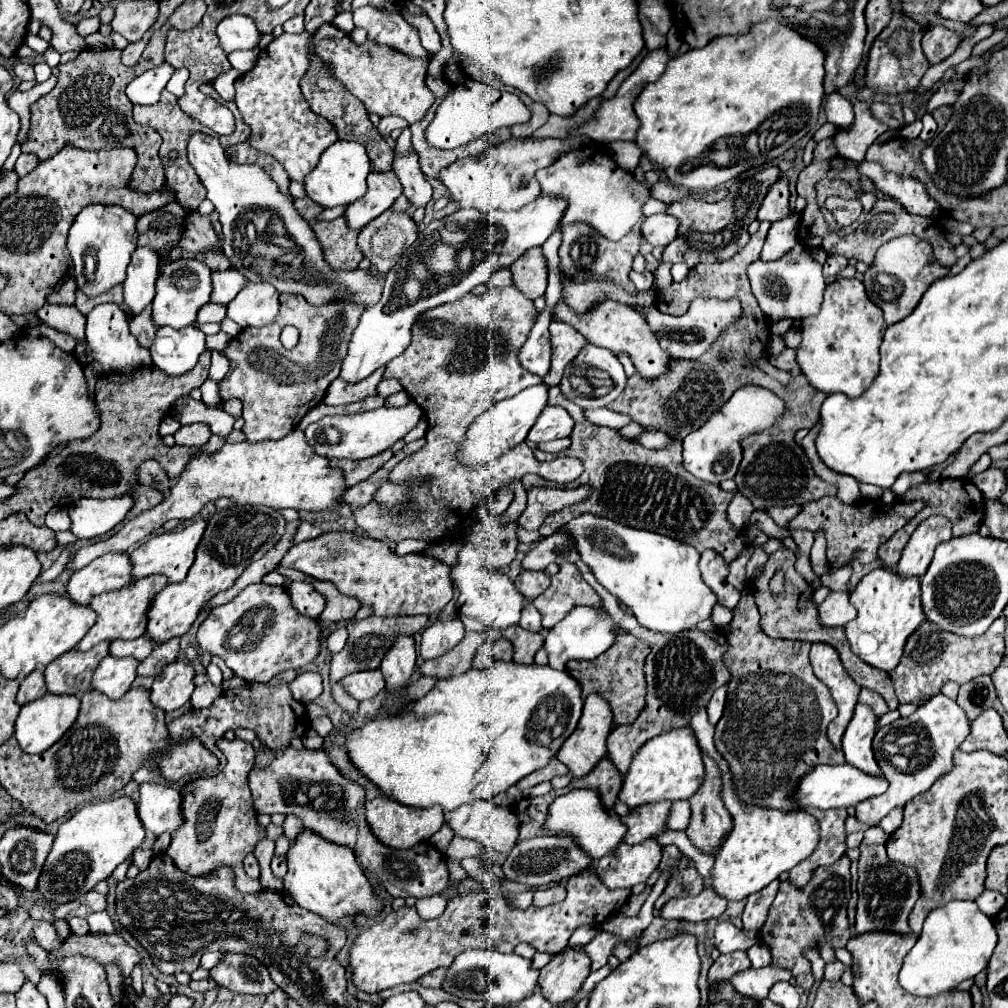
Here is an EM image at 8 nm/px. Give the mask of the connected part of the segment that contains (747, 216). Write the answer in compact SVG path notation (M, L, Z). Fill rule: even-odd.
M756 167L754 175L746 175L742 179L736 179L728 187L728 195L722 201L708 203L704 199L696 199L692 195L674 201L668 205L666 213L676 217L680 221L678 237L672 241L662 255L662 261L668 263L686 263L688 267L696 267L700 261L724 261L730 259L734 253L738 253L750 239L748 235L748 223L756 219L758 207L762 199L766 197L766 191L770 185L780 177L778 167Z

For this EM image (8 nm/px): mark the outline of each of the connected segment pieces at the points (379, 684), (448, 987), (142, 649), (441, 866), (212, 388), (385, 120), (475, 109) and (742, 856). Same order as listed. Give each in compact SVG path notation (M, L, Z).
M376 669L376 671L352 673L352 675L348 675L348 677L342 679L342 685L346 687L346 691L348 691L356 701L372 699L372 697L376 697L380 691L384 691L384 687L386 687L380 669Z
M468 949L454 957L452 965L446 969L446 979L442 981L442 989L460 999L480 999L490 1005L506 1005L516 1003L524 995L536 989L536 981L540 971L530 967L532 961L516 955L516 953L500 953L494 949Z
M140 637L140 639L132 639L132 641L114 641L110 645L110 653L112 657L134 657L138 661L146 659L150 655L150 651L154 649L154 643L148 637Z
M286 747L272 753L274 761L264 769L254 767L248 777L248 783L252 781L252 799L256 813L296 815L302 819L306 831L312 831L330 843L350 847L358 857L362 869L372 877L380 879L384 889L392 897L420 899L440 895L444 891L448 881L446 857L432 845L426 845L426 851L400 851L382 845L370 833L364 817L364 789L344 779L338 769L328 761L324 749L298 751L294 747Z
M206 381L202 387L200 387L200 391L202 391L202 401L208 405L208 407L220 407L220 403L222 403L222 399L220 399L220 395L218 395L218 383L216 381Z
M390 115L390 117L382 117L382 119L380 119L378 131L380 131L380 135L388 135L392 129L404 129L406 125L408 125L408 123L406 123L402 117Z
M466 81L466 85L454 87L452 93L442 101L434 121L426 131L426 139L436 149L456 149L488 131L526 123L528 119L530 119L530 111L520 101L518 95L508 91L496 91L480 81Z
M698 709L696 717L692 717L692 721L690 721L690 727L694 729L700 747L718 763L718 767L722 771L722 779L724 779L722 799L724 799L724 805L728 807L728 811L734 819L734 827L728 835L728 839L724 841L724 845L716 853L716 863L710 871L708 887L712 887L712 891L716 895L724 897L726 901L742 901L748 895L762 891L770 881L778 879L780 873L790 871L794 865L804 861L818 845L820 825L806 811L804 813L802 811L784 813L784 811L758 809L758 807L750 809L750 807L742 805L738 795L734 793L734 787L732 787L730 767L714 747L714 727L708 721L706 709Z

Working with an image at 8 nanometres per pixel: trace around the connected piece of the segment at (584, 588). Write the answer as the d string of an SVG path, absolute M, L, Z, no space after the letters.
M562 563L560 571L552 577L552 585L532 603L542 615L544 629L552 629L578 605L586 605L586 607L600 605L602 607L602 599L582 579L580 571L572 563Z

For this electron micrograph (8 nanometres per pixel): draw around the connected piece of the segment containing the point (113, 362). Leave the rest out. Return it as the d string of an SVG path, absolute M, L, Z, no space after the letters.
M116 303L96 305L86 315L86 343L90 345L90 349L94 353L94 361L100 363L102 371L106 371L106 373L110 373L110 371L126 373L126 371L132 371L136 367L152 365L150 351L142 349L138 345L138 341L132 337L132 333L128 331L128 317Z

